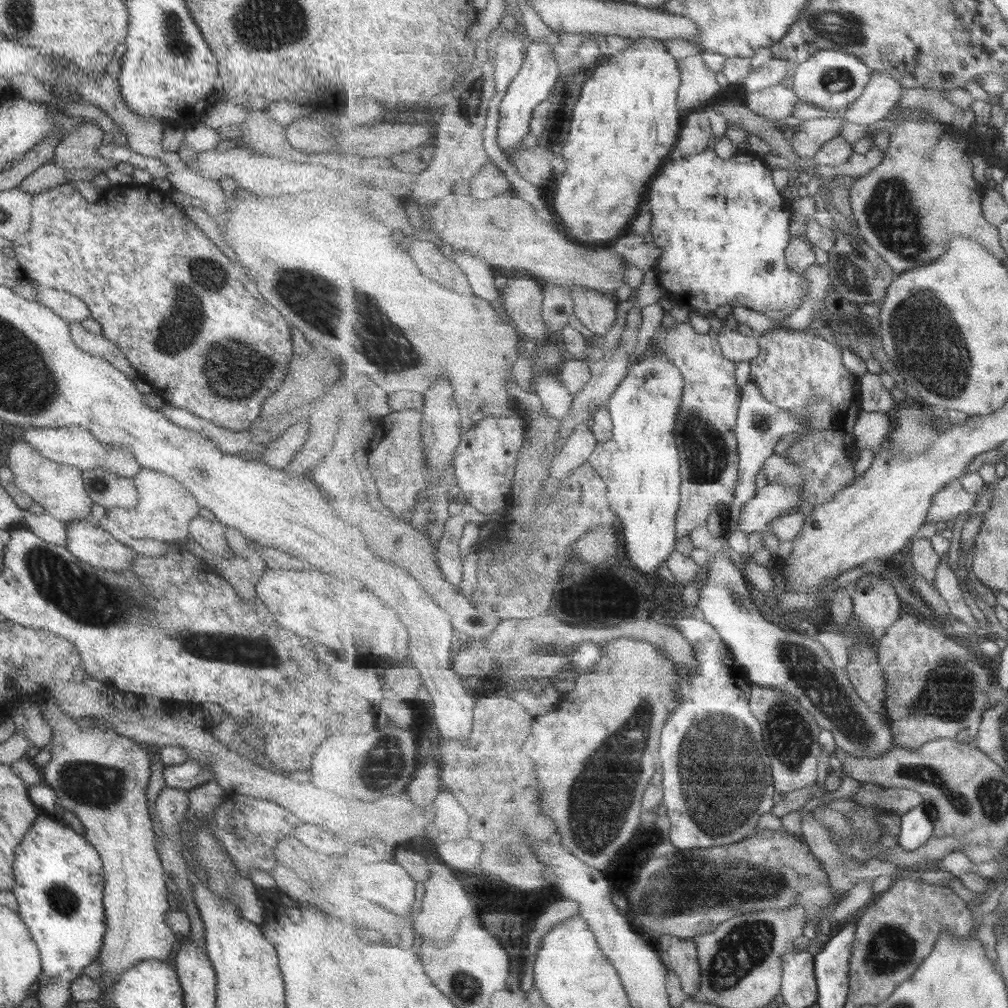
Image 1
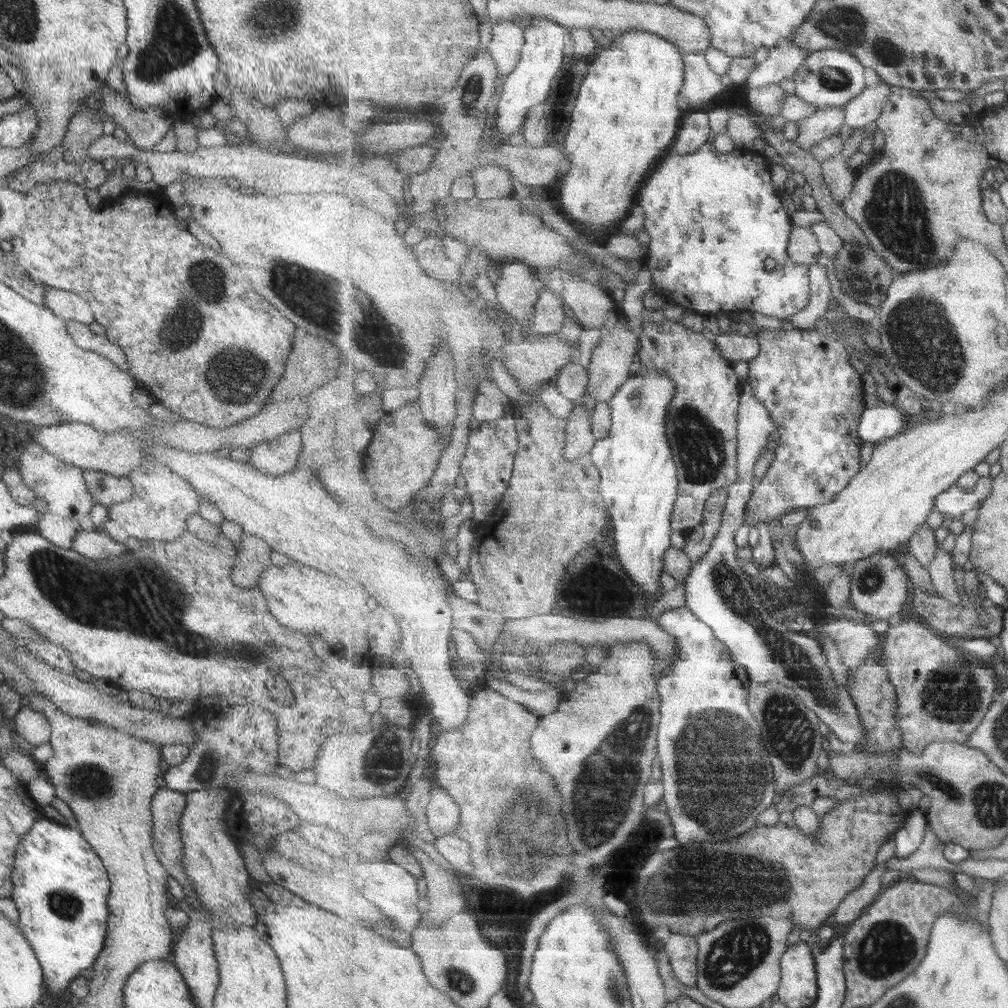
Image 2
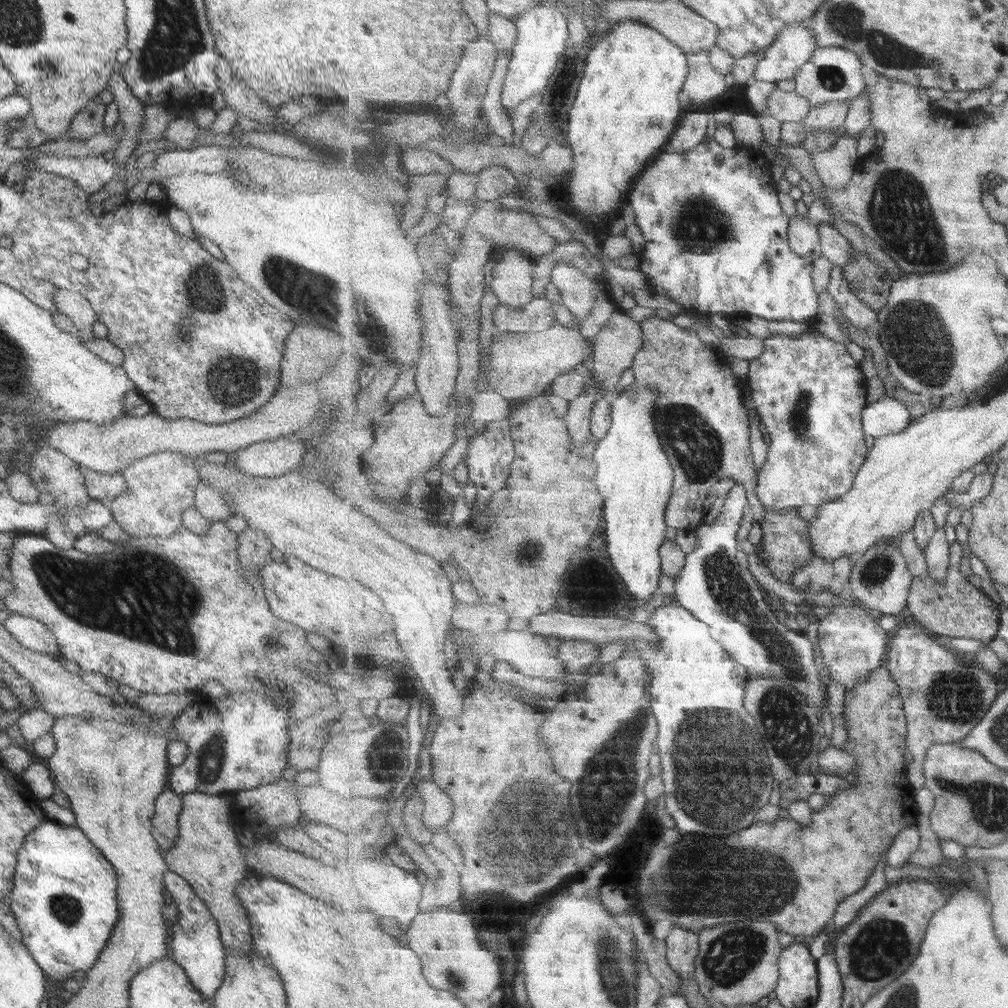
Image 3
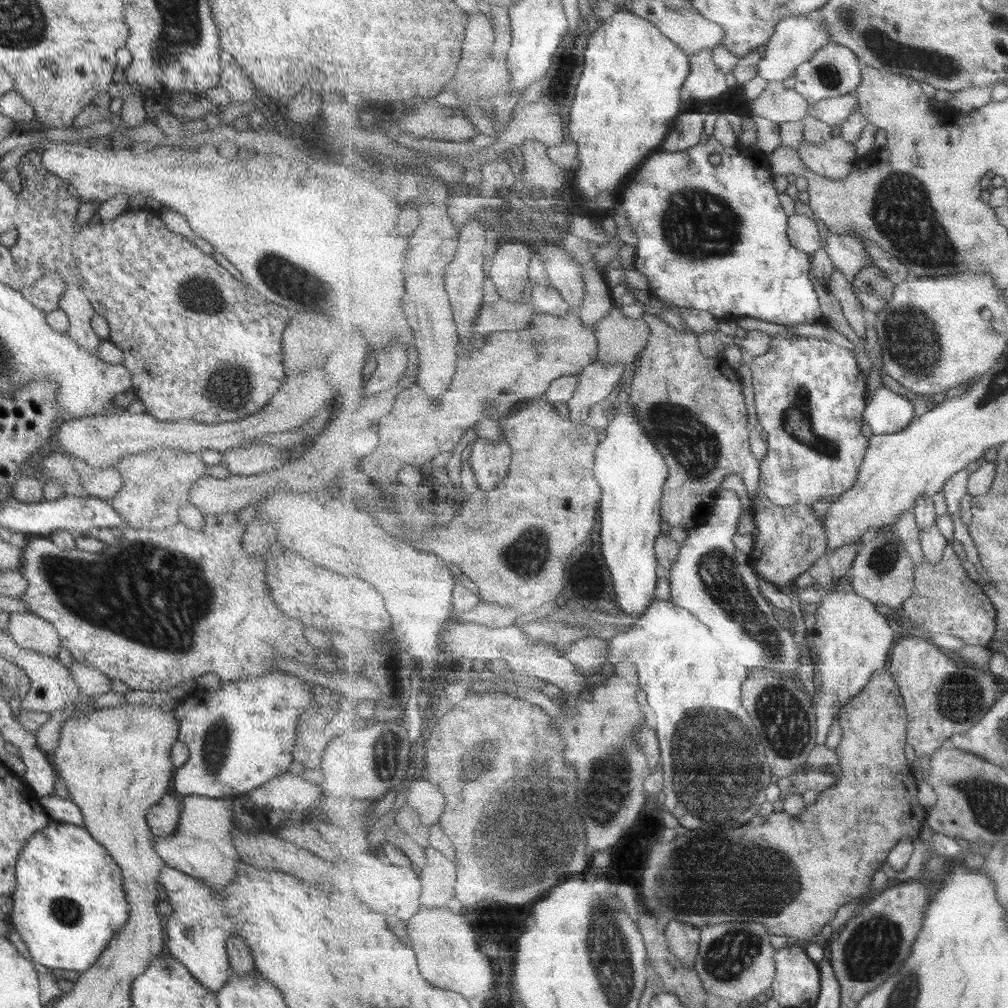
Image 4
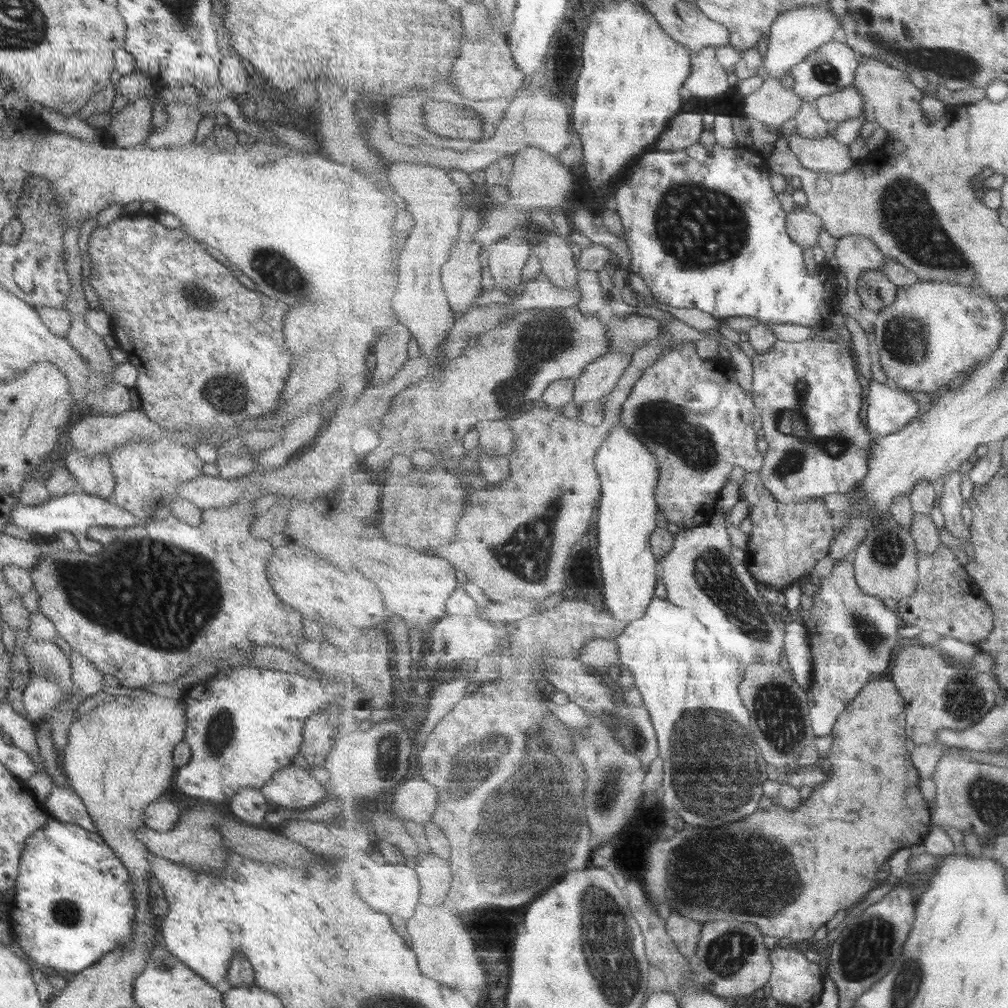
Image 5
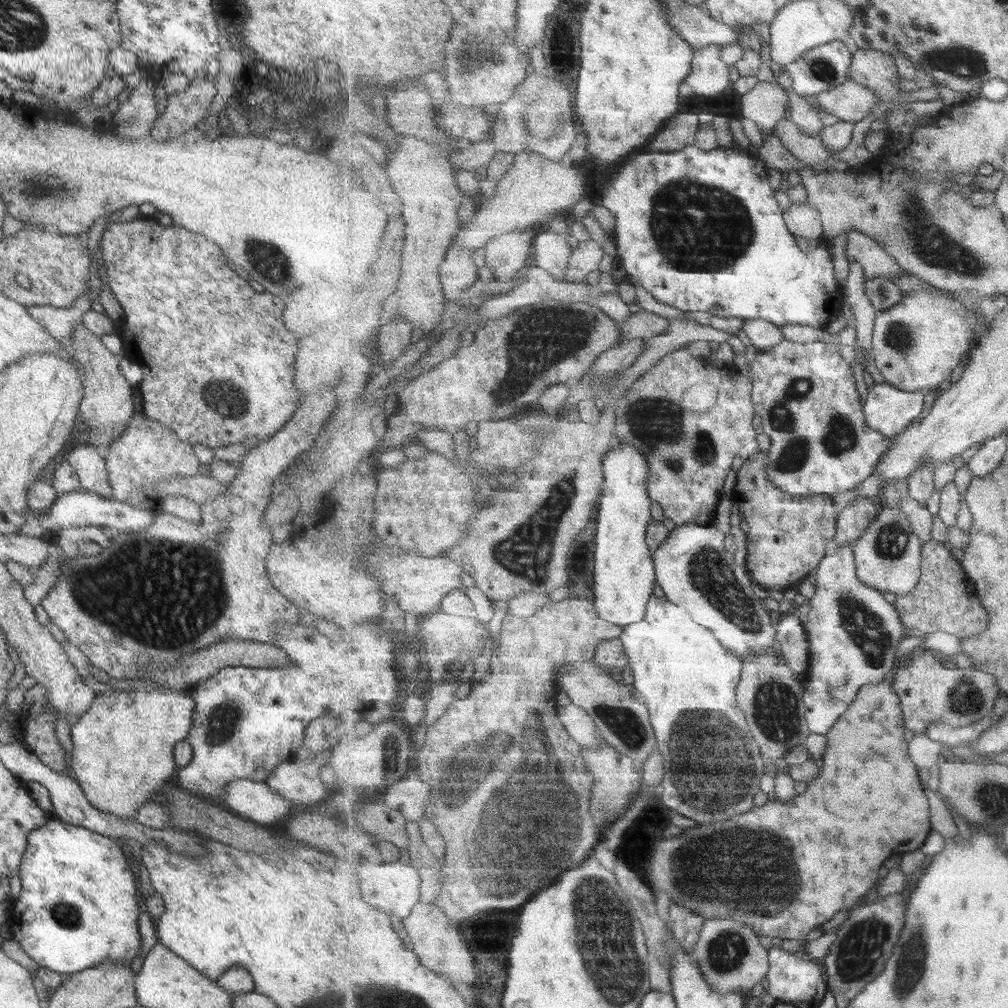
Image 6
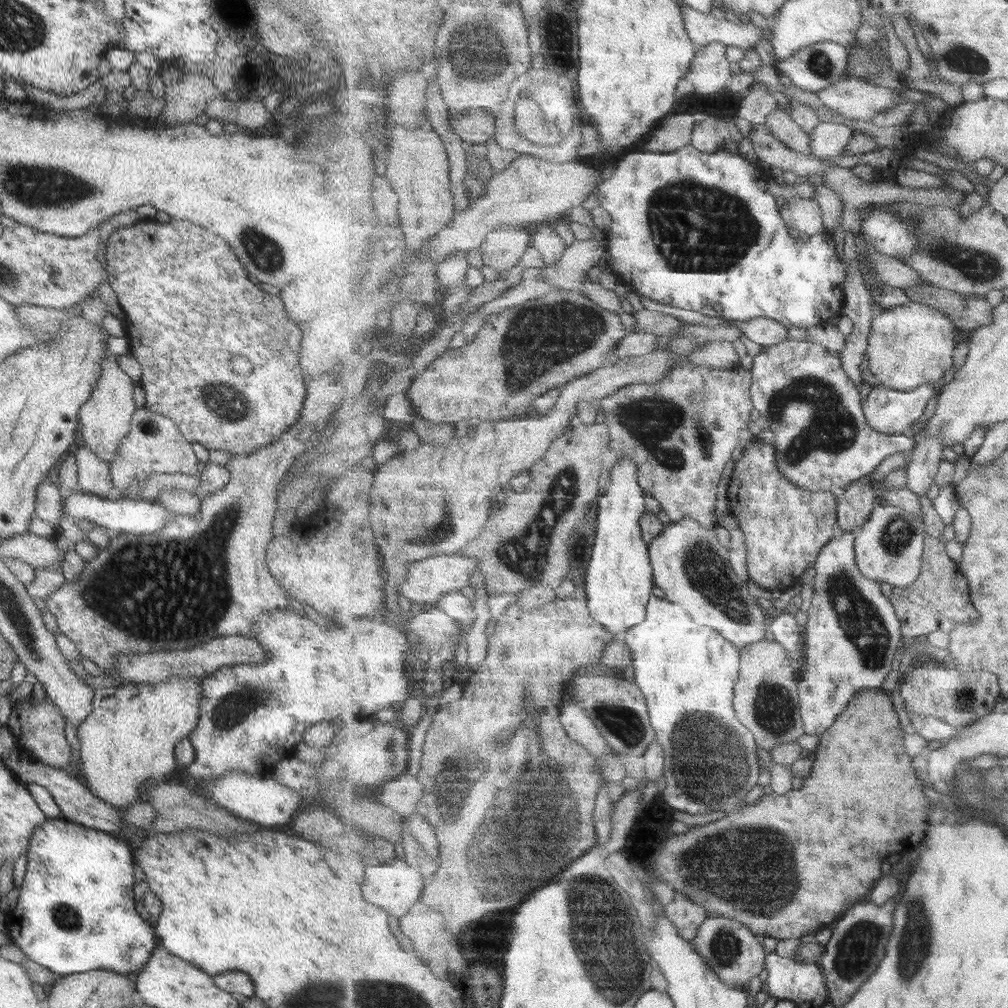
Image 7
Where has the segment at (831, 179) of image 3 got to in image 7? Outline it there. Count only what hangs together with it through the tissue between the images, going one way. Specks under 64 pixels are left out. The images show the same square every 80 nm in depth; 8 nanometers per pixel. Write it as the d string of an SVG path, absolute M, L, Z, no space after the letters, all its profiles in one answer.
M777 110L768 116L771 132L791 150L812 154L811 137L793 120L789 110Z

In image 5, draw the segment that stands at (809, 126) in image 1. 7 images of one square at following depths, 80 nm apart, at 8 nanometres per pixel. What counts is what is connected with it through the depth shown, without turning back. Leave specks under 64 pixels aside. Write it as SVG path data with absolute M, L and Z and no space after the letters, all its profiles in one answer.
M854 84L839 93L819 98L815 102L820 115L826 121L834 120L840 123L846 119L859 118L865 112L865 97L859 93Z

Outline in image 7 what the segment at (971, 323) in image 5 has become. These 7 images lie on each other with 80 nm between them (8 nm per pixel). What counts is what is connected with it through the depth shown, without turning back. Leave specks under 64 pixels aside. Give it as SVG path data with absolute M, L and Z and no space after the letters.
M911 301L905 306L884 309L872 322L869 337L871 372L886 387L911 392L921 385L941 385L947 370L953 368L955 354L955 326L943 312L937 312L929 303Z

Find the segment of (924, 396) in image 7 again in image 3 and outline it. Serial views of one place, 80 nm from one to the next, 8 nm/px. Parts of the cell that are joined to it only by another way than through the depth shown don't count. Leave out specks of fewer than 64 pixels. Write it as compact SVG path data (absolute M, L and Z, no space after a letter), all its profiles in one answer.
M886 394L877 402L869 403L863 411L864 433L874 438L901 433L910 425L911 415L904 402Z

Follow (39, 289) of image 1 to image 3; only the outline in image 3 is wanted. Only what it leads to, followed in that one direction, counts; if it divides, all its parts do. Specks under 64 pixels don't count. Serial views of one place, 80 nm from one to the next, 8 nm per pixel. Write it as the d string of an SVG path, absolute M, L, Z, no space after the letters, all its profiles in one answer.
M55 289L52 294L52 301L56 307L56 312L70 318L75 327L78 328L79 340L83 342L92 334L93 324L96 322L96 316L91 305L83 296L71 294L67 290Z

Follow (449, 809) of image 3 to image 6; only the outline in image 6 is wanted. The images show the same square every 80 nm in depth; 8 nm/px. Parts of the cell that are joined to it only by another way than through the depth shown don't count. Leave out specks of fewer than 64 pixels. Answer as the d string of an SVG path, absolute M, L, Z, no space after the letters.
M418 774L401 779L392 784L385 796L378 796L387 806L399 810L408 821L419 822L426 817L431 785L421 780Z

